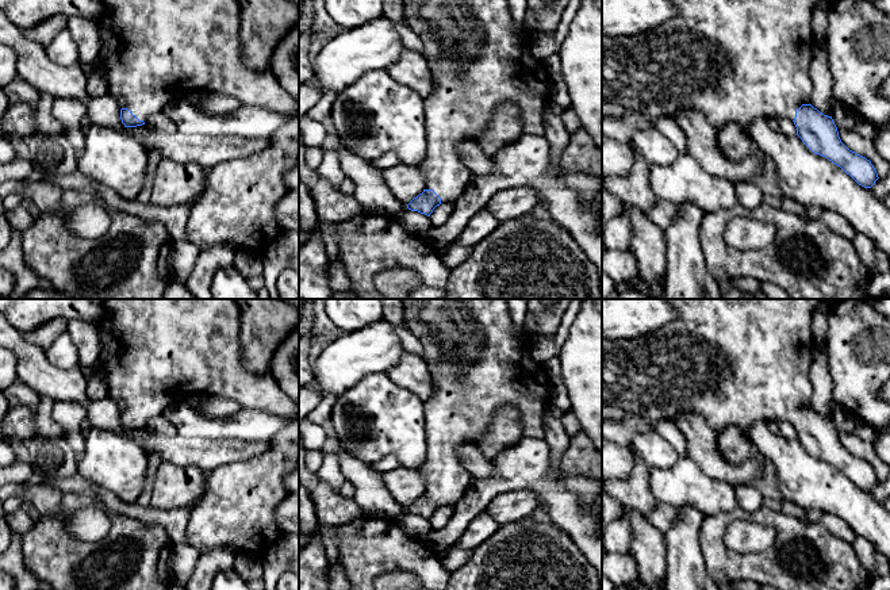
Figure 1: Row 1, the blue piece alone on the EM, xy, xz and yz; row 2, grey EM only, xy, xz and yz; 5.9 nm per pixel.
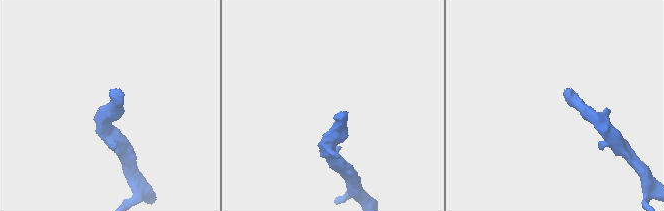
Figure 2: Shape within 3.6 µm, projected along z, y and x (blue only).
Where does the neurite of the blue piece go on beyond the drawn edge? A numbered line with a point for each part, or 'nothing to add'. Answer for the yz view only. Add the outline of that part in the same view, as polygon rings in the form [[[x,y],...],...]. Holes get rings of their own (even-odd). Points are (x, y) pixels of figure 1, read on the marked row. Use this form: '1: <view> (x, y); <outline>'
1: yz (735, 61); [[[671,0],[678,14],[659,27],[630,37],[602,35],[602,135],[617,142],[630,142],[637,131],[652,127],[659,118],[675,119],[678,114],[697,110],[705,119],[720,130],[728,123],[747,126],[757,118],[789,118],[794,120],[795,110],[813,92],[810,62],[813,45],[812,19],[817,4],[822,0]]]

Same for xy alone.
1: xy (152, 52); [[[103,0],[103,14],[95,20],[101,38],[99,55],[91,65],[81,65],[88,77],[93,70],[107,77],[108,93],[124,100],[139,120],[162,112],[174,97],[220,92],[283,116],[299,112],[299,103],[280,85],[271,70],[256,70],[242,62],[239,41],[239,5],[237,0]]]

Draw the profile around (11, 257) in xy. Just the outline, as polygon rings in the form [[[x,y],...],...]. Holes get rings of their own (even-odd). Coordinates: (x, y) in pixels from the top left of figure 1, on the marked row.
[[[12,230],[9,244],[0,250],[0,267],[11,271],[15,276],[15,286],[11,292],[14,299],[26,296],[38,287],[41,280],[24,263],[22,235],[23,231]]]

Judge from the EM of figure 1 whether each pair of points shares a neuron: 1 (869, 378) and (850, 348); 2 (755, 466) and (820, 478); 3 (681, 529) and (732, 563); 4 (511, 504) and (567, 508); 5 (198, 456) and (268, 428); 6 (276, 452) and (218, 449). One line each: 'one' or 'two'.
1: one
2: two
3: two
4: two
5: two
6: two

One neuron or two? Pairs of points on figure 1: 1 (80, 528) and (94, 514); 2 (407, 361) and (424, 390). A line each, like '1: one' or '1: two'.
1: one
2: one

